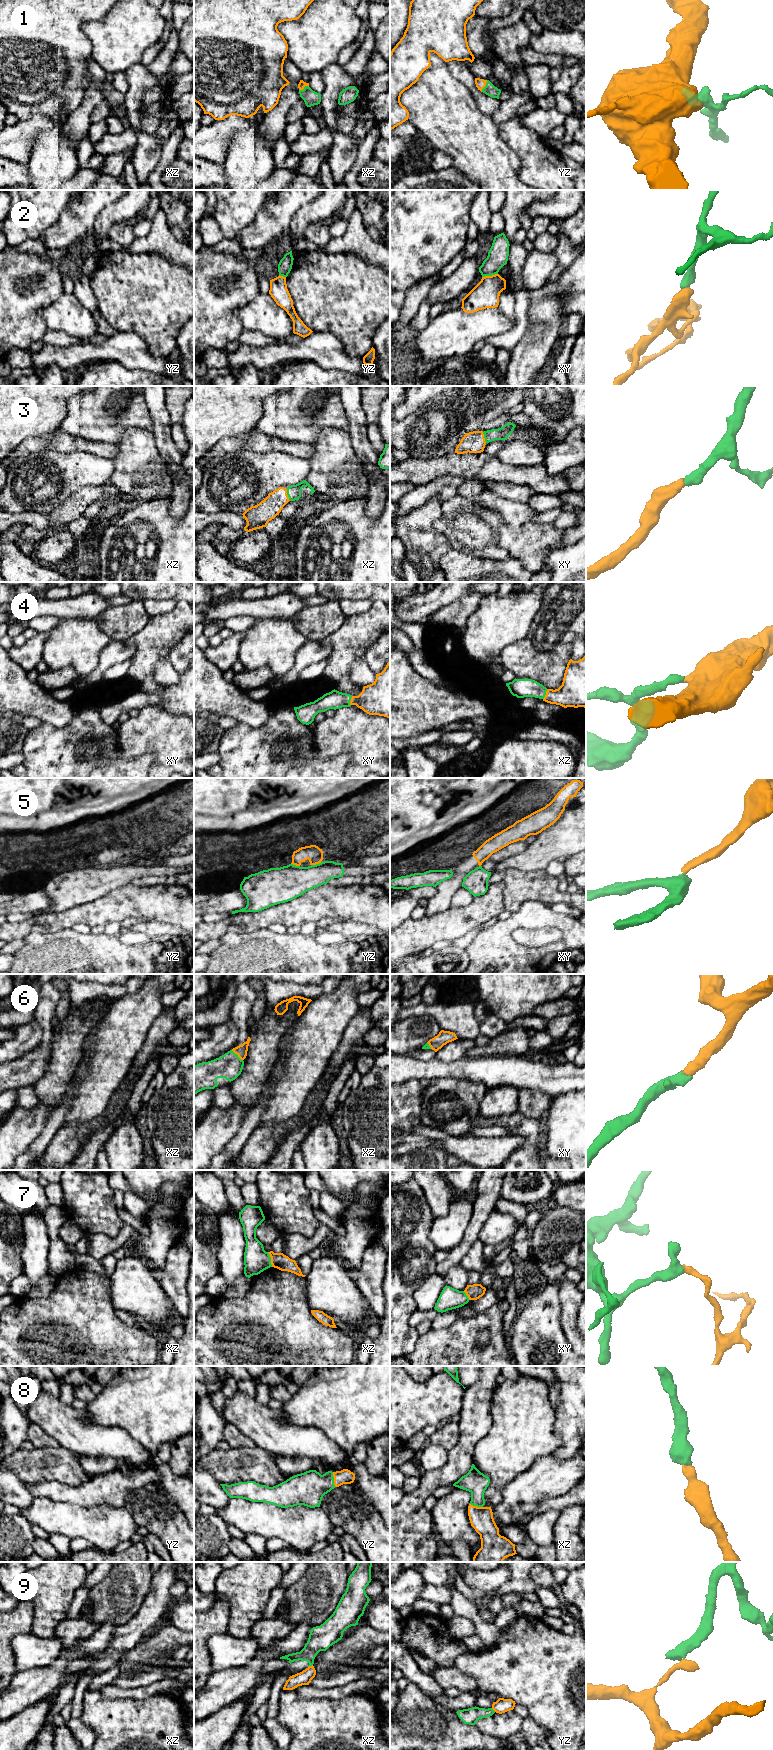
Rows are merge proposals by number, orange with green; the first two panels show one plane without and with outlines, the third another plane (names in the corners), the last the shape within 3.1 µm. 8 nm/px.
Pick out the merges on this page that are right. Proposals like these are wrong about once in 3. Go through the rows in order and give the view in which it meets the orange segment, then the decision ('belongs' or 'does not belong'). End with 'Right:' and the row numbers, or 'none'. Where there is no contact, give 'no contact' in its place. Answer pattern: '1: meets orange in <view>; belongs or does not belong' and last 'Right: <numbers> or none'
1: meets orange in yz; belongs
2: meets orange in xy; does not belong
3: meets orange in xz; belongs
4: meets orange in xz; belongs
5: meets orange in yz; does not belong
6: meets orange in xz; belongs
7: meets orange in xz; does not belong
8: meets orange in yz; belongs
9: meets orange in xz; does not belong
Right: 1, 3, 4, 6, 8

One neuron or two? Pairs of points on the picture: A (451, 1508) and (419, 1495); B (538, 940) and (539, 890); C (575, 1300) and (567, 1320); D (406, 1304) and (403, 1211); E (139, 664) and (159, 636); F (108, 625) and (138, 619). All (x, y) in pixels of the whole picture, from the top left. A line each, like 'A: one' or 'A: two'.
A: two
B: two
C: one
D: one
E: one
F: one

